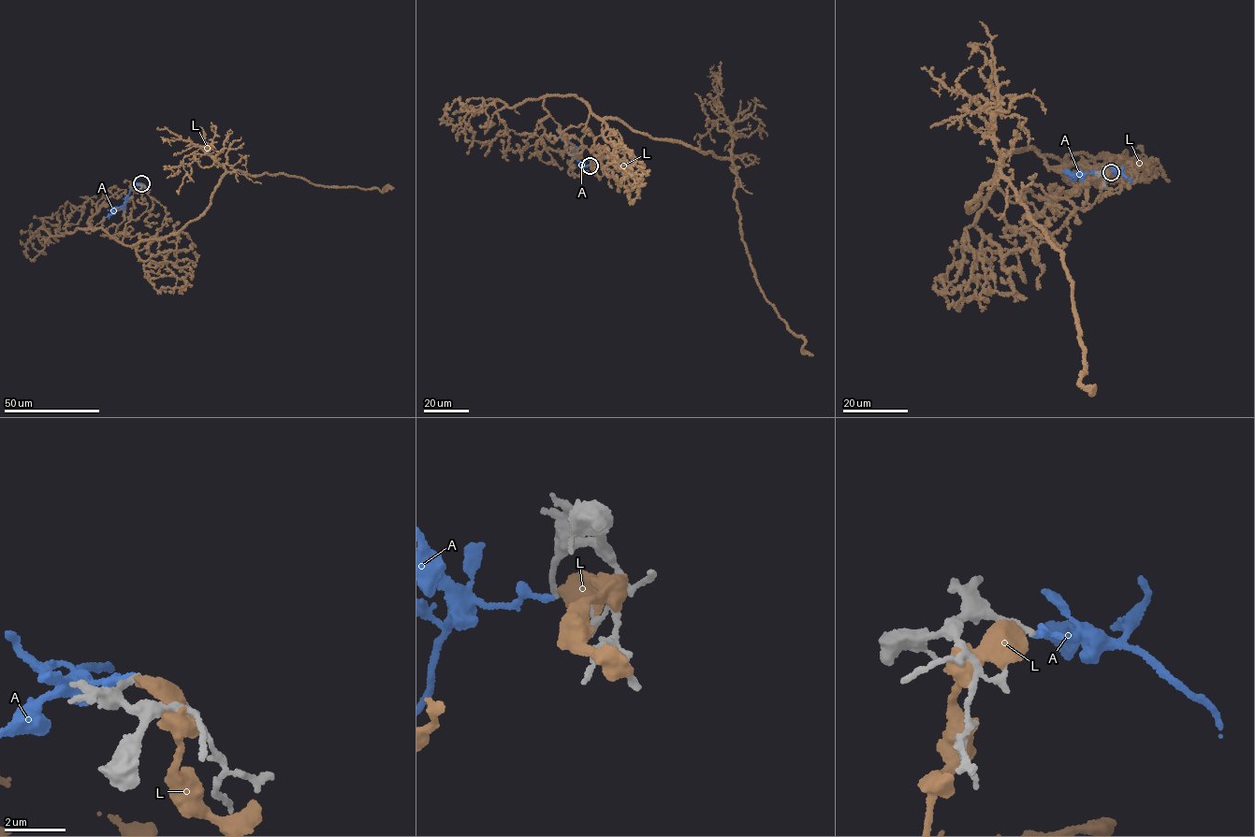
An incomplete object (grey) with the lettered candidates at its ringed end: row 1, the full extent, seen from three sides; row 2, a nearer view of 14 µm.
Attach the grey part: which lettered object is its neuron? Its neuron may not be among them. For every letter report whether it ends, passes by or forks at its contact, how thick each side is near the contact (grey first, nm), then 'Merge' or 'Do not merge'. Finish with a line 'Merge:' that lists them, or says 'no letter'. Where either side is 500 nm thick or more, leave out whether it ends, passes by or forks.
A: It passes by. Thickness 190 nm (grey) against 130 nm. Do not merge
L: It ends there. Thickness 200 nm (grey) against 480 nm. Do not merge
Merge: no letter

